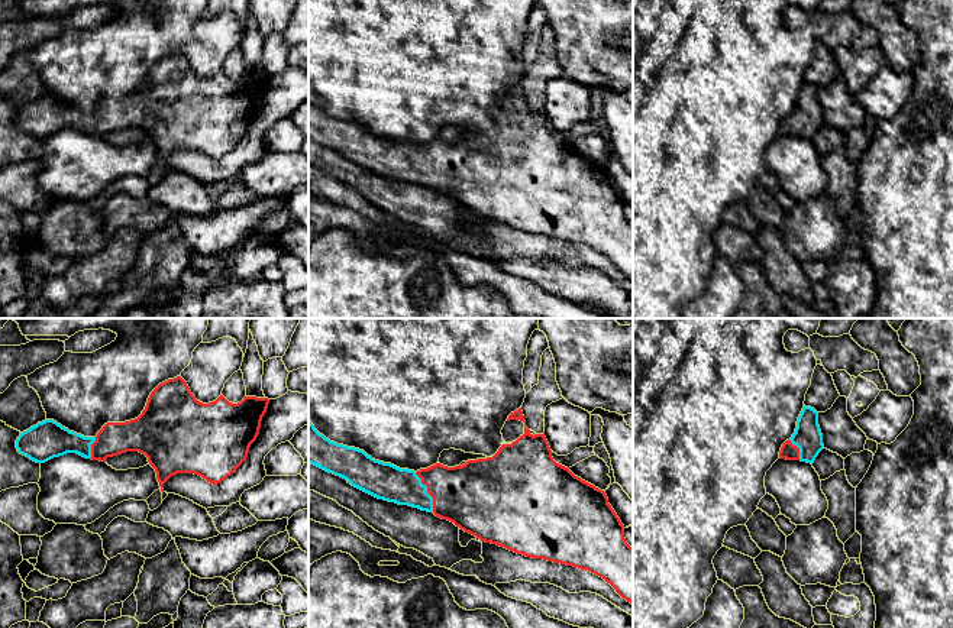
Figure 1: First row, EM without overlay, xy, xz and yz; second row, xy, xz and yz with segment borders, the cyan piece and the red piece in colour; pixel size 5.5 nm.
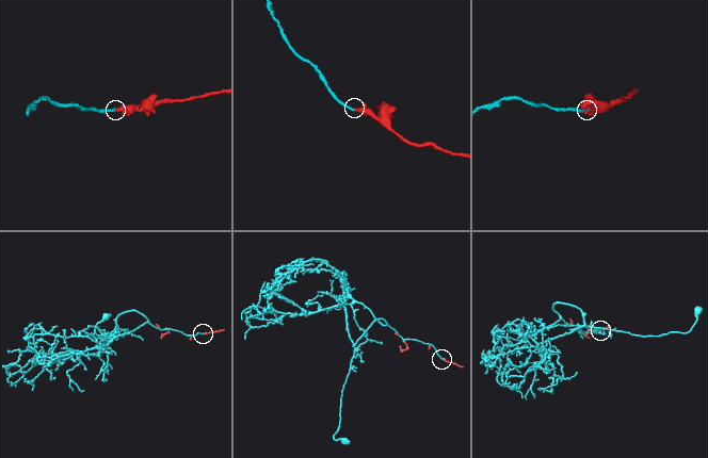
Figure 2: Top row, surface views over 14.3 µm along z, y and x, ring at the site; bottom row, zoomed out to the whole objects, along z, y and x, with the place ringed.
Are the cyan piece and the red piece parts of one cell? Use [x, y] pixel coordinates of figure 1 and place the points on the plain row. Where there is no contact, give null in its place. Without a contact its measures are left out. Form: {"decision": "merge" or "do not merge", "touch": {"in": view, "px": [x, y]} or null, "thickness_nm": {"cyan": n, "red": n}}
{"decision": "merge", "touch": {"in": "xz", "px": [426, 168]}, "thickness_nm": {"cyan": 200, "red": 360}}

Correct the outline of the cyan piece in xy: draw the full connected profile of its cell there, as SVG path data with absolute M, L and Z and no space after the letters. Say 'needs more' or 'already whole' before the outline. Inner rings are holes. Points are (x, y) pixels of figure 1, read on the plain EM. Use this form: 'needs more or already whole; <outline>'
needs more; M177 52L159 59L151 68L145 85L135 96L125 98L107 98L96 113L84 113L70 107L54 96L45 96L20 109L16 116L16 124L20 130L36 139L45 139L67 129L77 129L85 135L106 137L107 133L126 127L139 127L148 133L149 140L155 145L162 169L162 161L177 149L194 149L207 158L217 161L235 149L246 136L249 123L259 110L261 97L266 88L268 80L268 74L256 72L245 72L240 78L232 80L223 71L213 78L203 80L191 69L187 58L181 52Z

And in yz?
needs more; M804 81L797 97L795 109L782 120L779 135L801 136L813 140L823 124L818 88Z

